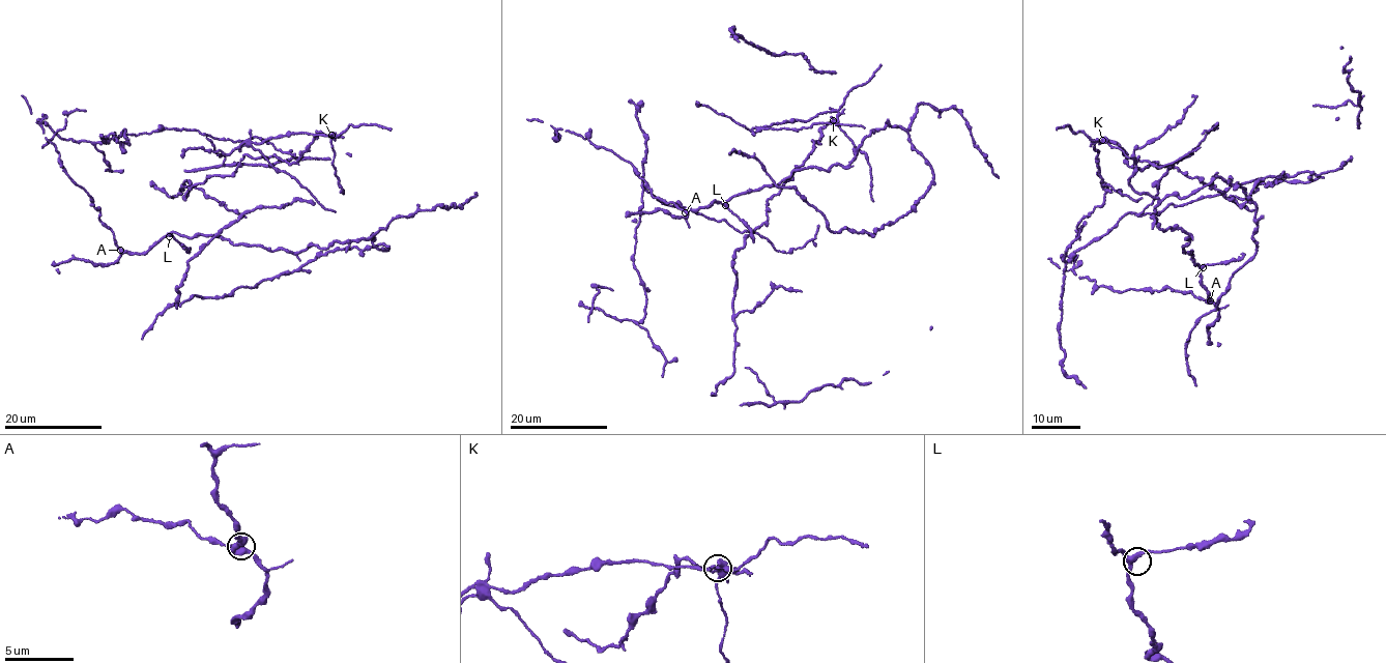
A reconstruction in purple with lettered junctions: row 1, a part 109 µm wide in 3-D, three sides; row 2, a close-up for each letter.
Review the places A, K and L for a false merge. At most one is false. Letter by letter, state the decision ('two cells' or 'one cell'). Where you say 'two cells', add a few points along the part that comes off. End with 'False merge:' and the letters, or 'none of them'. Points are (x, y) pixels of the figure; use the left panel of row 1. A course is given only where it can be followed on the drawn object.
A: one cell
K: two cells; course (331, 135), (289, 132), (250, 144), (272, 167), (294, 176), (324, 208), (335, 211)
L: one cell
False merge: K

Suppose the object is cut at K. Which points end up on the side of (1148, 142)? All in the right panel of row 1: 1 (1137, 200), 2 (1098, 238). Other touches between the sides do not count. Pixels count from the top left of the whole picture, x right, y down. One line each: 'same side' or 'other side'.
1: other side
2: same side

